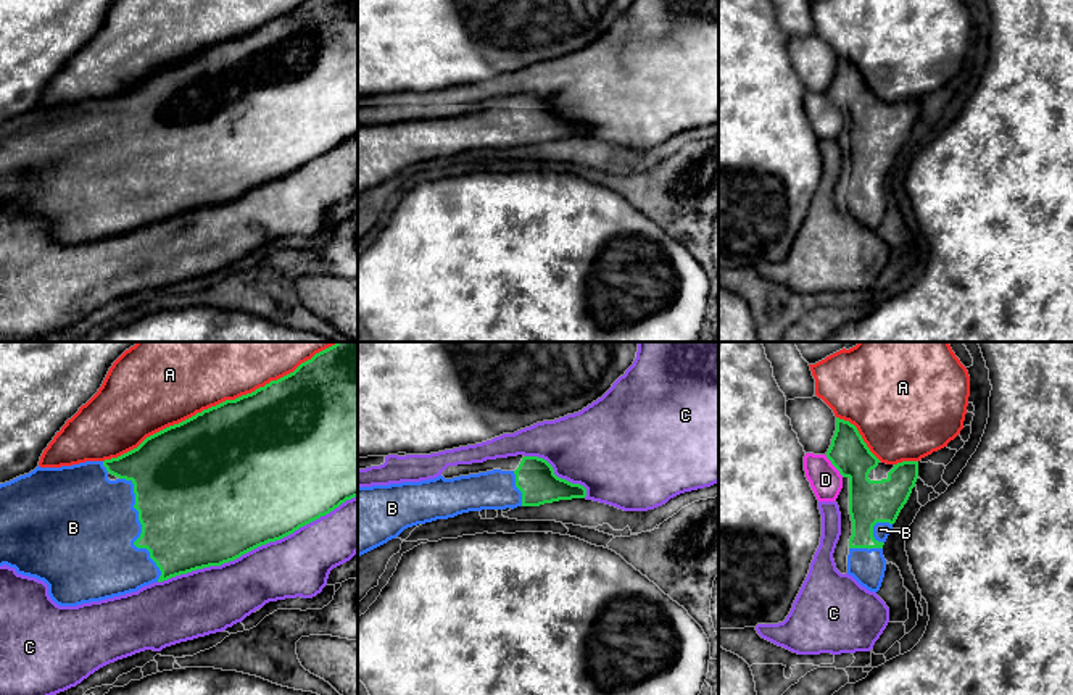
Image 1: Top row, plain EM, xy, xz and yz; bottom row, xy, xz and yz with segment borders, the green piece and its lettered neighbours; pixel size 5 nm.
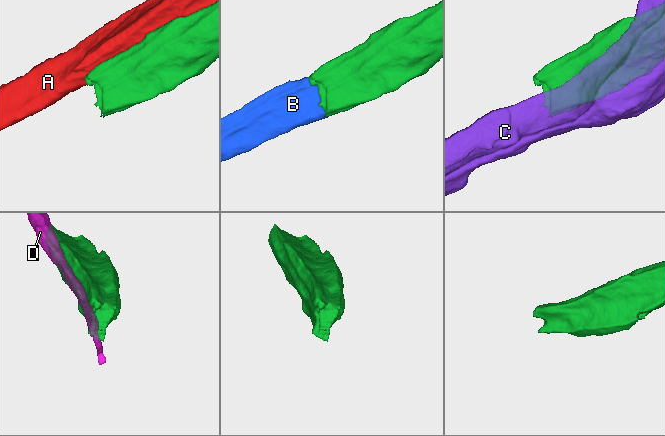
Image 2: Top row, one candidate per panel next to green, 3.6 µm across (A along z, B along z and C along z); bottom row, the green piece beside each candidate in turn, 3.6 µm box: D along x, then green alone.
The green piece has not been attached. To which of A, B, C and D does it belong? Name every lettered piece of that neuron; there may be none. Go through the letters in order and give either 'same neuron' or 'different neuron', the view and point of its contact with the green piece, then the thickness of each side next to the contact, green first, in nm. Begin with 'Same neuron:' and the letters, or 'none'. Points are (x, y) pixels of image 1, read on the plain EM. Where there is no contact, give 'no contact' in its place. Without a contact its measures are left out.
Same neuron: B
A: different neuron; contact xy (203, 49); calibres 500 and 340 nm
B: same neuron; contact xy (142, 168); calibres 500 and 460 nm
C: different neuron; contact xy (256, 186); calibres 500 and 320 nm
D: different neuron; contact yz (833, 104); calibres 200 and 160 nm

